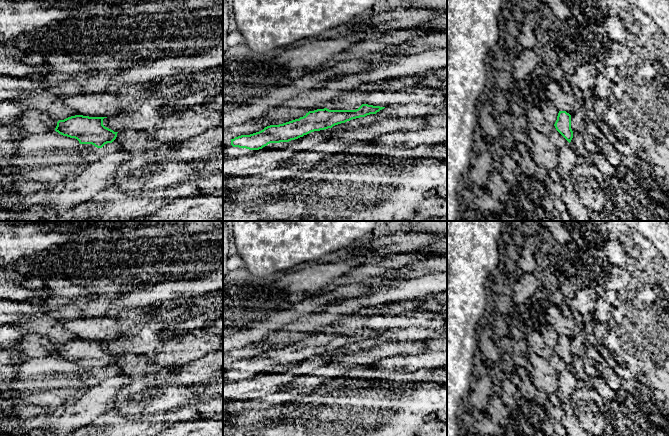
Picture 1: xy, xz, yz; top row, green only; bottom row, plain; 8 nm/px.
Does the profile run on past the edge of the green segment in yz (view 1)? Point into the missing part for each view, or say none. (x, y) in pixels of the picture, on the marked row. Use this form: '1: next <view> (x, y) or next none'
1: next none

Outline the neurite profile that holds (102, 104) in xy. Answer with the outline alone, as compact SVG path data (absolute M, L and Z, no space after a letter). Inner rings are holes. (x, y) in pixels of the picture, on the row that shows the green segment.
M106 92L90 94L63 95L66 106L78 115L89 117L109 117L117 115L121 109L123 97Z

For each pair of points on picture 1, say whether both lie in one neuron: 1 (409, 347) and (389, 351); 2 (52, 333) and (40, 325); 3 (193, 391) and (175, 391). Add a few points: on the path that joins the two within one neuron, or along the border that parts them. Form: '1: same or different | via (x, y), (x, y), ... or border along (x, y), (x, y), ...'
1: same | via (404, 348), (394, 348)
2: same | via (49, 330), (43, 325)
3: same | via (189, 391), (179, 391)

